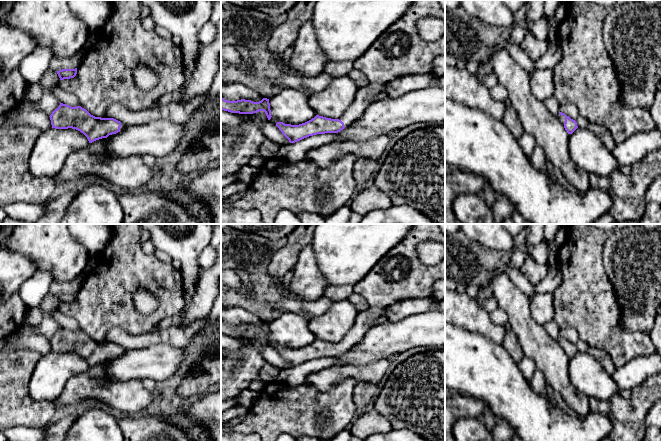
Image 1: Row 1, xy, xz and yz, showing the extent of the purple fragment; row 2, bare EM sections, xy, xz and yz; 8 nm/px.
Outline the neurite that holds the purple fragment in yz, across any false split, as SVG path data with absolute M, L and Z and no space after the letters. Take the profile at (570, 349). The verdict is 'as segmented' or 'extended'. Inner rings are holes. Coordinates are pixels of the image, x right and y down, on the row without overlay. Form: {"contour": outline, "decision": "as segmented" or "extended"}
{"contour": "M562 336L559 337L558 343L568 358L572 358L578 352L577 346Z", "decision": "extended"}

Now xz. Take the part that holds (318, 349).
{"contour": "M369 307L357 314L355 324L339 343L316 339L311 344L299 349L277 346L276 350L290 367L317 358L338 357L361 341L371 327L386 321L388 320L384 309Z", "decision": "extended"}

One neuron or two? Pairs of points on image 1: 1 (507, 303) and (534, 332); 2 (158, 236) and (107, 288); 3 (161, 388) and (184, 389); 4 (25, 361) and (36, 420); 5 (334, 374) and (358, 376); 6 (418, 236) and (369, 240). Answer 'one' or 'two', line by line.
1: one
2: two
3: two
4: one
5: one
6: two

